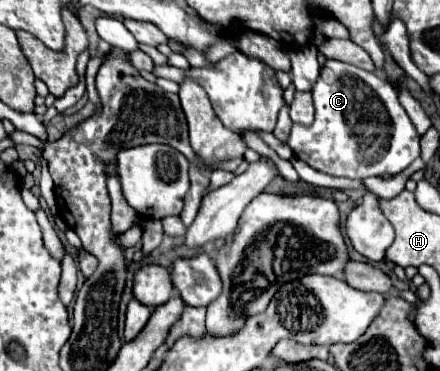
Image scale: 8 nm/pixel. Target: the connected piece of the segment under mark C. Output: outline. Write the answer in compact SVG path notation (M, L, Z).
M326 60L312 88L315 120L312 126L294 126L288 146L296 158L314 170L330 176L368 178L398 174L420 156L420 136L398 102L398 94L386 78L350 66L348 62Z

